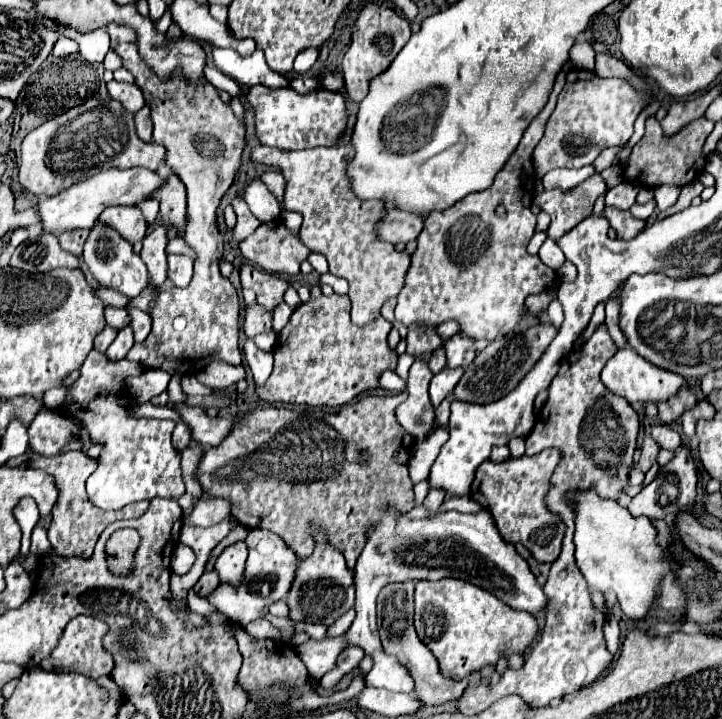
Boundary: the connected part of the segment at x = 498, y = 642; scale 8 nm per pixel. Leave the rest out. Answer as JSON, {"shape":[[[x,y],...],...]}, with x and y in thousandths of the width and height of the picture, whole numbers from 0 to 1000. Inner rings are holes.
{"shape":[[[632,804],[576,809],[573,871],[579,887],[604,912],[612,940],[626,946],[640,946],[670,924],[687,924],[693,912],[704,915],[712,904],[726,907],[745,882],[745,868],[737,854],[712,848],[684,826]]]}

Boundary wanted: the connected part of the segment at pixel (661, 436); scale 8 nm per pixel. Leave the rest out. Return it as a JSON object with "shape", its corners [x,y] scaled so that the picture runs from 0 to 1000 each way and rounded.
{"shape":[[[920,590],[903,592],[900,604],[914,618],[914,623],[922,623],[922,626],[939,626],[942,618],[945,618],[942,604],[936,598],[931,598],[928,592],[920,592]]]}

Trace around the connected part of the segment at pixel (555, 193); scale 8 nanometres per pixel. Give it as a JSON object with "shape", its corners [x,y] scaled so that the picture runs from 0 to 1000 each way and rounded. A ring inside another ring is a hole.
{"shape":[[[823,242],[803,253],[792,264],[759,264],[740,275],[740,281],[762,298],[765,312],[759,317],[759,328],[773,334],[784,320],[792,320],[809,303],[820,298],[820,287],[825,275],[839,267],[839,255],[831,242]]]}

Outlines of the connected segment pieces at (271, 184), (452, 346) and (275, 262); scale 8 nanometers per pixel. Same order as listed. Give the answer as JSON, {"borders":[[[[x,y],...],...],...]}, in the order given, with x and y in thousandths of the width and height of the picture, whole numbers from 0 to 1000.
{"borders":[[[[374,236],[374,239],[368,239],[368,242],[363,245],[363,250],[366,250],[366,256],[371,259],[371,264],[380,267],[382,278],[391,284],[391,273],[393,273],[393,261],[396,261],[393,245],[391,245],[388,239],[382,239],[382,236]]],[[[632,465],[623,473],[618,473],[615,487],[620,495],[620,512],[645,512],[659,498],[657,473],[640,465]]],[[[385,309],[385,314],[360,314],[332,339],[332,350],[368,378],[402,384],[416,381],[418,362],[432,353],[432,348],[418,339],[416,328],[399,323],[391,309]]]]}

